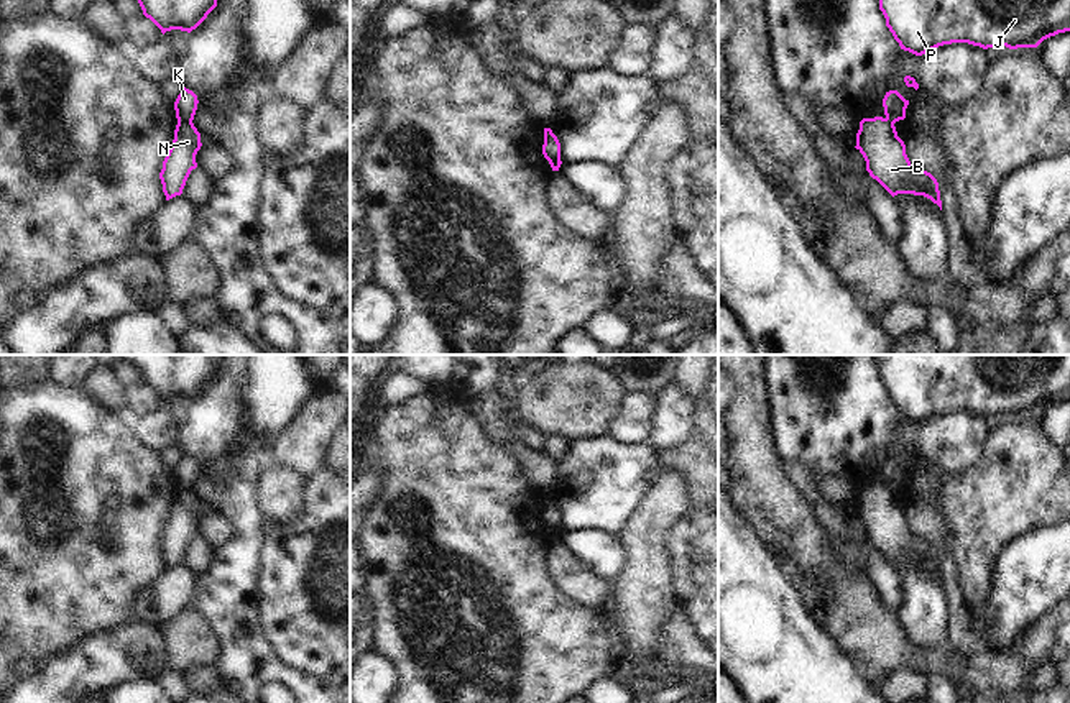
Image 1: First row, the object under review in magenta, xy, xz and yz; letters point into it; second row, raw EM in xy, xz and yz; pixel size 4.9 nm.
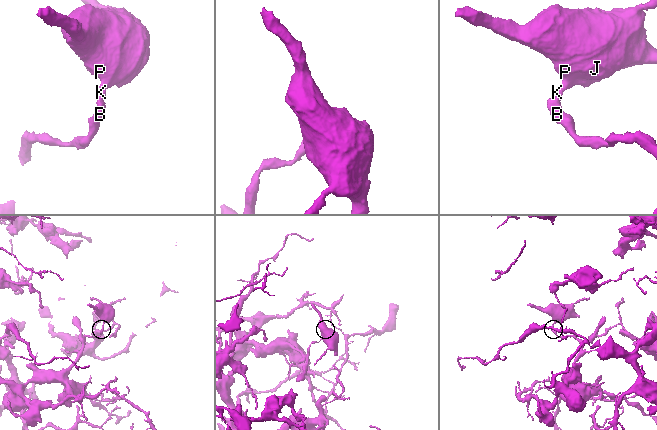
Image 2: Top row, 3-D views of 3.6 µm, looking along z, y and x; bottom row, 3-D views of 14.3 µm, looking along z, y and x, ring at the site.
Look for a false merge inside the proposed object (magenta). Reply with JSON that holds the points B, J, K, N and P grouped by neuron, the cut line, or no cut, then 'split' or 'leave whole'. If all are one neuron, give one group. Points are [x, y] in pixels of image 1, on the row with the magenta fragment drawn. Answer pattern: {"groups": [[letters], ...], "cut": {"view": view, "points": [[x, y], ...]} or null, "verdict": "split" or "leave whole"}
{"groups": [["B", "N"], ["J", "K", "P"]], "cut": {"view": "xy", "points": [[178, 120], [191, 122]]}, "verdict": "split"}

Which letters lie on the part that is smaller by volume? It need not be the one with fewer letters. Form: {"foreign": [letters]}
{"foreign": ["J", "K", "P"]}

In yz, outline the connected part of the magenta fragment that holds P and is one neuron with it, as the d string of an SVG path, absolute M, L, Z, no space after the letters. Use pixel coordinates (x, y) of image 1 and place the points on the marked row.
M879 0L879 10L901 49L915 56L952 43L983 49L1037 48L1044 39L1070 31L1070 0Z

